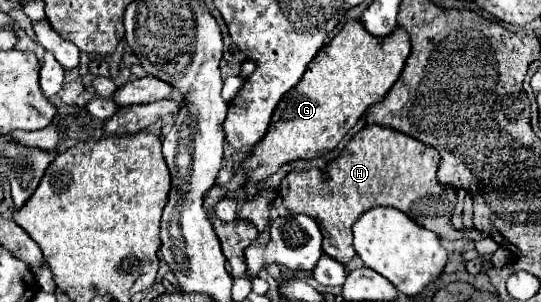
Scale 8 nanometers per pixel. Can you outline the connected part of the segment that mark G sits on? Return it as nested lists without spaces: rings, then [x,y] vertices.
[[[348,21],[342,31],[310,61],[300,83],[282,97],[272,115],[272,125],[266,137],[254,147],[250,157],[242,162],[236,175],[224,187],[214,185],[206,193],[204,211],[222,243],[222,251],[230,263],[230,273],[234,279],[248,273],[244,263],[244,249],[256,239],[256,227],[248,221],[234,219],[226,223],[212,217],[214,205],[224,199],[228,191],[242,188],[248,182],[264,181],[288,161],[316,159],[330,153],[366,113],[366,109],[378,103],[390,91],[390,87],[402,75],[410,49],[410,37],[402,27],[396,27],[392,37],[372,37],[372,33],[368,33],[360,21]]]

